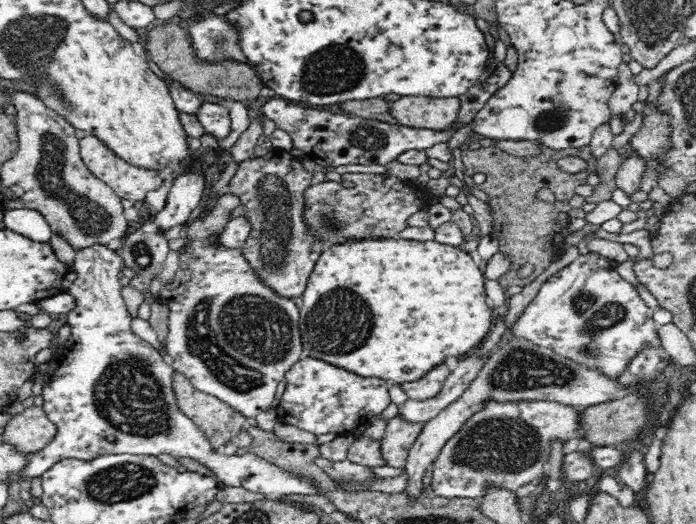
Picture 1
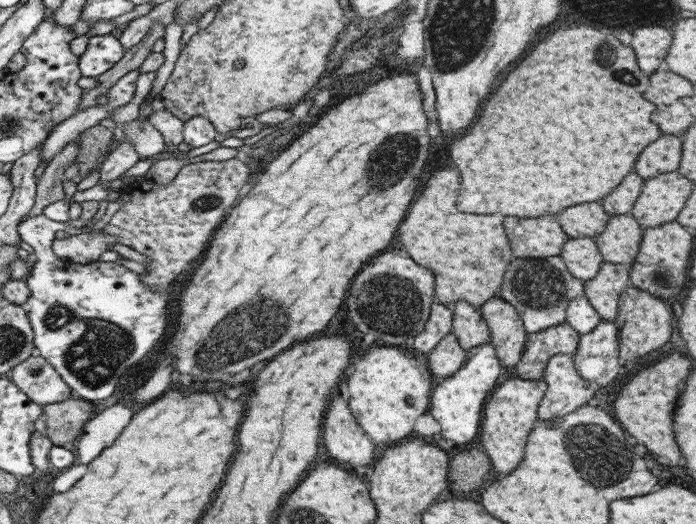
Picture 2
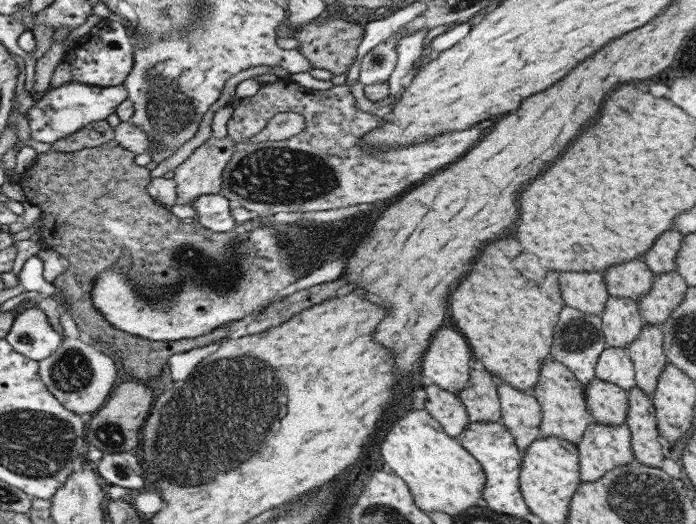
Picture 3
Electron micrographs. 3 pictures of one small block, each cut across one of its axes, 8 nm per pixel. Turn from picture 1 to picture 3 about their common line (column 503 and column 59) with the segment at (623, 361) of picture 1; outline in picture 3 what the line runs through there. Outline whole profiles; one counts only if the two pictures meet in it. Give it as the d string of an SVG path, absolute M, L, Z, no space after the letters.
M37 306L14 316L3 339L15 352L36 363L48 358L60 344L59 334L53 330Z

